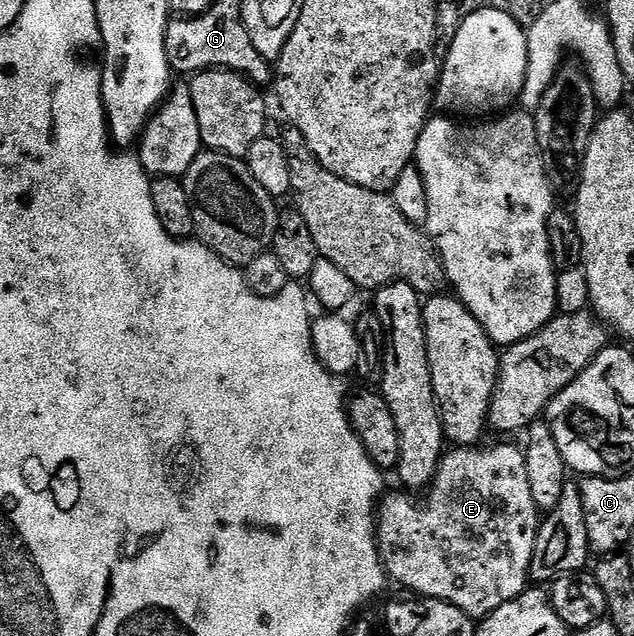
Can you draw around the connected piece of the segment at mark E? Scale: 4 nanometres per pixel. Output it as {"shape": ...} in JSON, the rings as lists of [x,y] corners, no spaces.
{"shape":[[[492,445],[489,449],[481,447],[456,447],[445,452],[444,458],[440,460],[438,471],[434,475],[431,485],[426,490],[426,495],[421,501],[415,501],[415,496],[407,492],[389,492],[387,496],[379,502],[376,514],[376,543],[380,547],[380,561],[384,565],[384,572],[389,578],[392,577],[400,585],[405,585],[408,589],[413,589],[413,594],[424,599],[433,601],[445,601],[454,607],[458,607],[467,617],[479,619],[489,617],[502,603],[510,603],[519,593],[524,592],[530,585],[530,574],[532,572],[532,556],[534,555],[534,543],[540,530],[542,520],[541,510],[534,503],[534,498],[530,493],[529,476],[526,475],[525,450],[516,445]]]}

